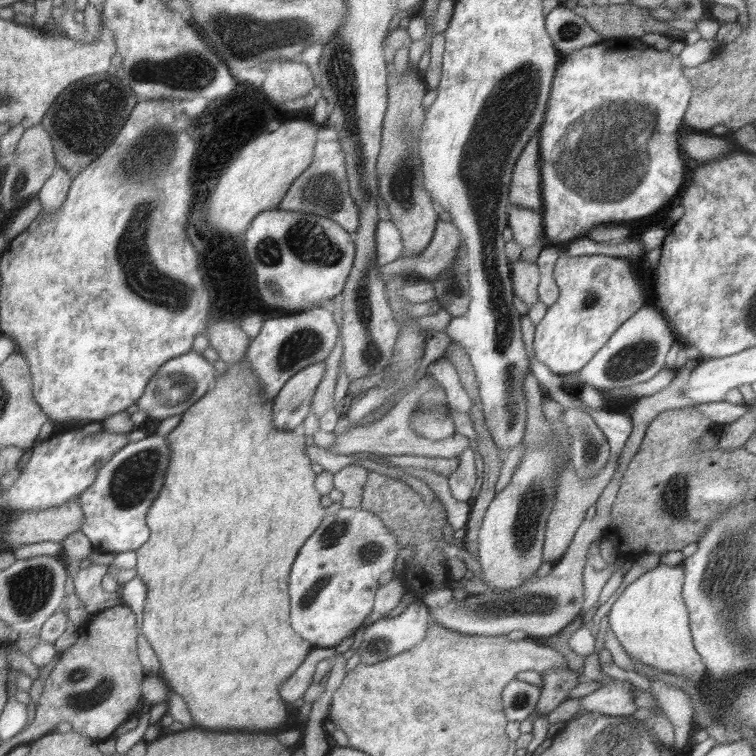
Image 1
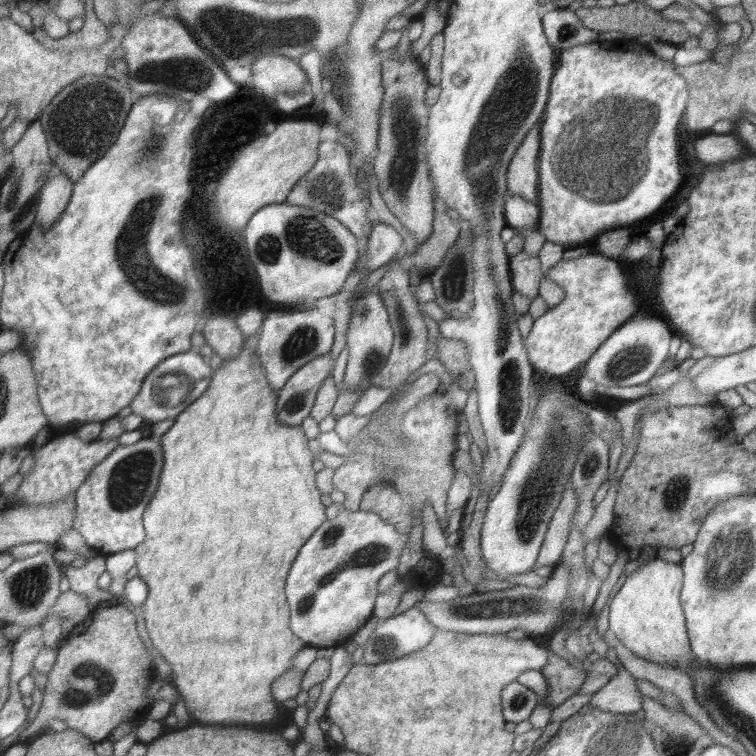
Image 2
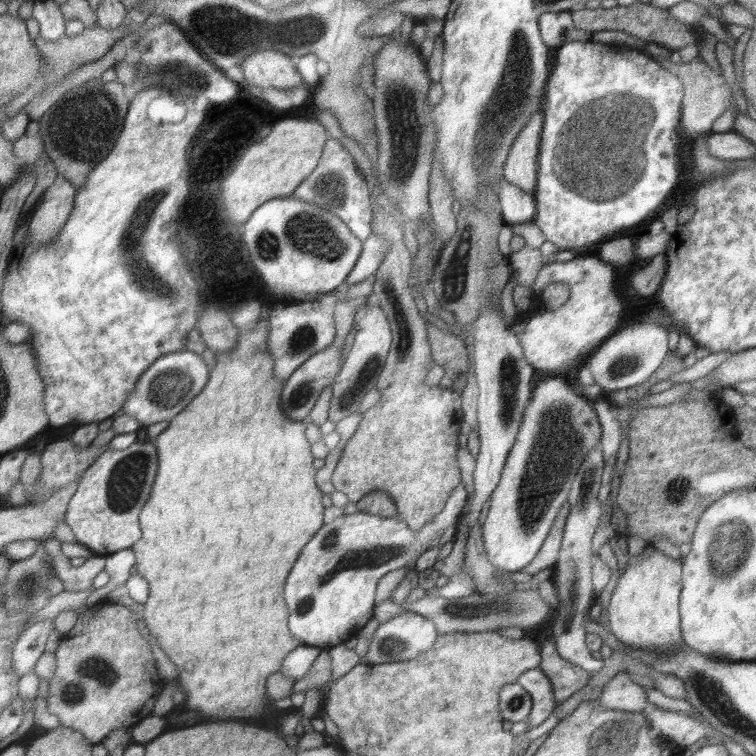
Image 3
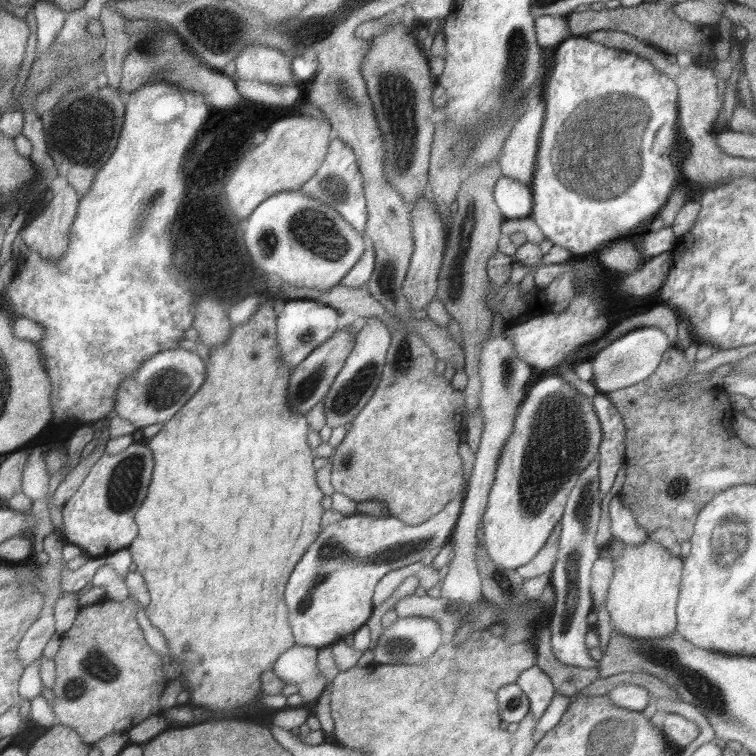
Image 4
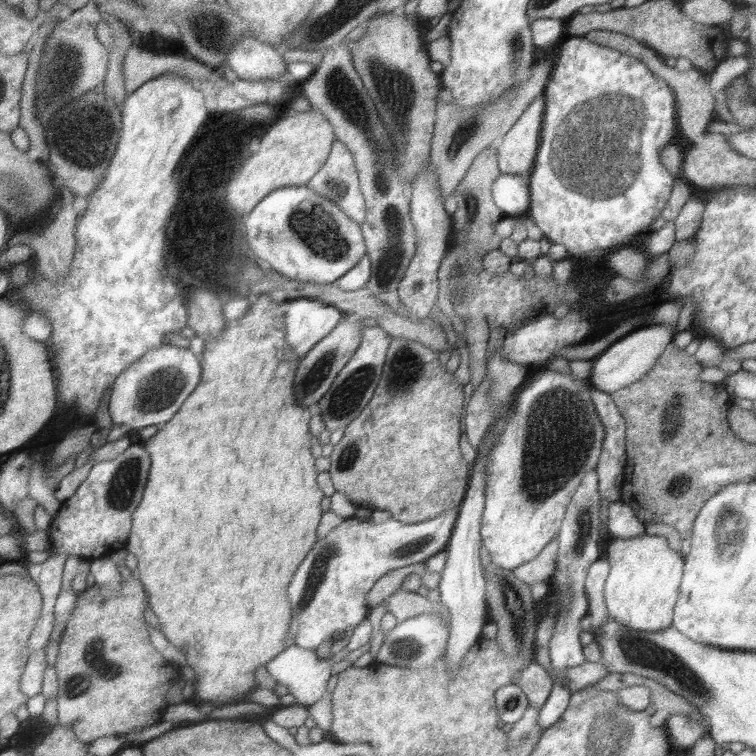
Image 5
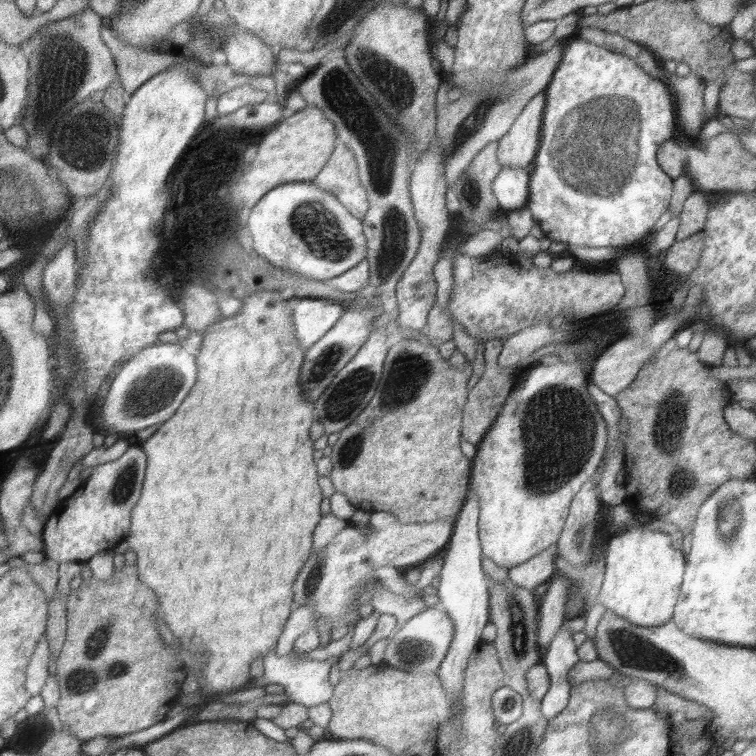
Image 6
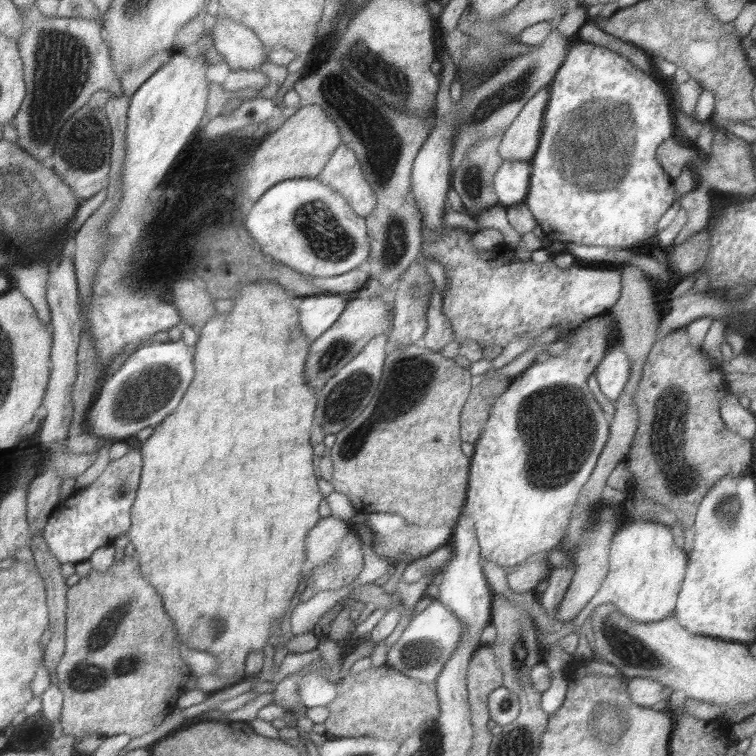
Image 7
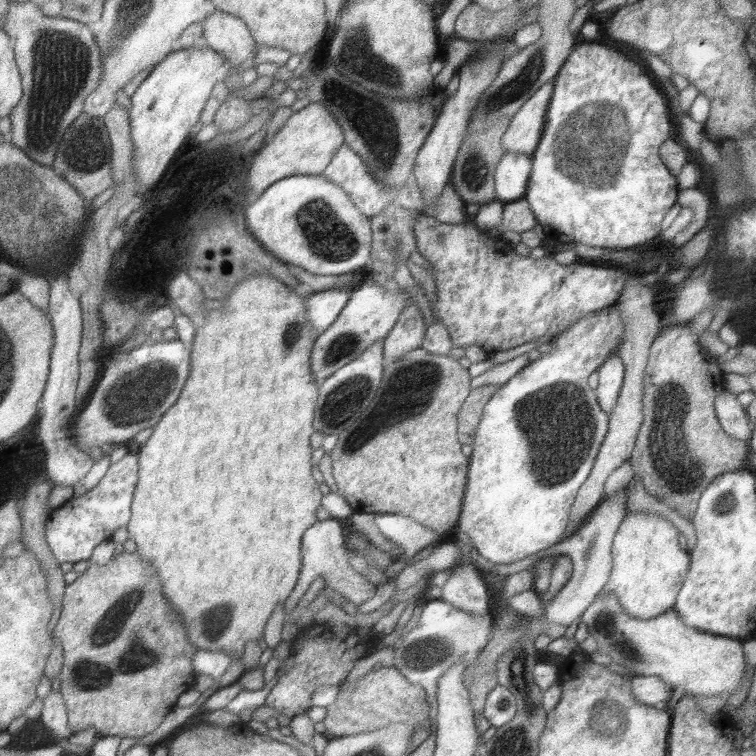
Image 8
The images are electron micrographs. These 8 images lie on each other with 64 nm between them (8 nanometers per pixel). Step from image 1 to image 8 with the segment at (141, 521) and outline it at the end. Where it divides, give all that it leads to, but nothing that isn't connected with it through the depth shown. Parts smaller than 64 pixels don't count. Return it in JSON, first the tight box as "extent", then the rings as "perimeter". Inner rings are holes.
{"extent":[45,454,139,563],"perimeter":[[[128,454],[118,462],[111,464],[102,480],[82,496],[73,496],[67,503],[50,513],[45,524],[45,539],[53,555],[60,563],[89,560],[98,543],[110,540],[112,533],[120,526],[127,526],[131,519],[131,504],[137,485],[139,471],[138,454]]]}

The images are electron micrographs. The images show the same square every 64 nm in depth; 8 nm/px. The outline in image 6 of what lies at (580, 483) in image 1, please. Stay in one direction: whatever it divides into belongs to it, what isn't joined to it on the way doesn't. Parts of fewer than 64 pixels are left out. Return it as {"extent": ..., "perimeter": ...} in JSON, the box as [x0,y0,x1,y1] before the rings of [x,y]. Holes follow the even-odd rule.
{"extent":[509,544,558,591],"perimeter":[[[553,544],[526,562],[509,568],[509,579],[514,583],[514,586],[534,591],[537,586],[550,580],[551,576],[558,571],[554,563],[556,554],[557,545]]]}

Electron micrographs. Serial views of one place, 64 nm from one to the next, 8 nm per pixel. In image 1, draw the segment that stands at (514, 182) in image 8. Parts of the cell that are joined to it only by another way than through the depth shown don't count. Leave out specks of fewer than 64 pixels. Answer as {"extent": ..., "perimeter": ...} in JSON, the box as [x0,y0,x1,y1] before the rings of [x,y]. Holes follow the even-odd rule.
{"extent":[508,206,549,250],"perimeter":[[[510,206],[508,212],[508,227],[511,228],[513,239],[522,246],[523,250],[532,246],[546,246],[549,244],[544,233],[541,212],[528,210],[522,206]]]}

